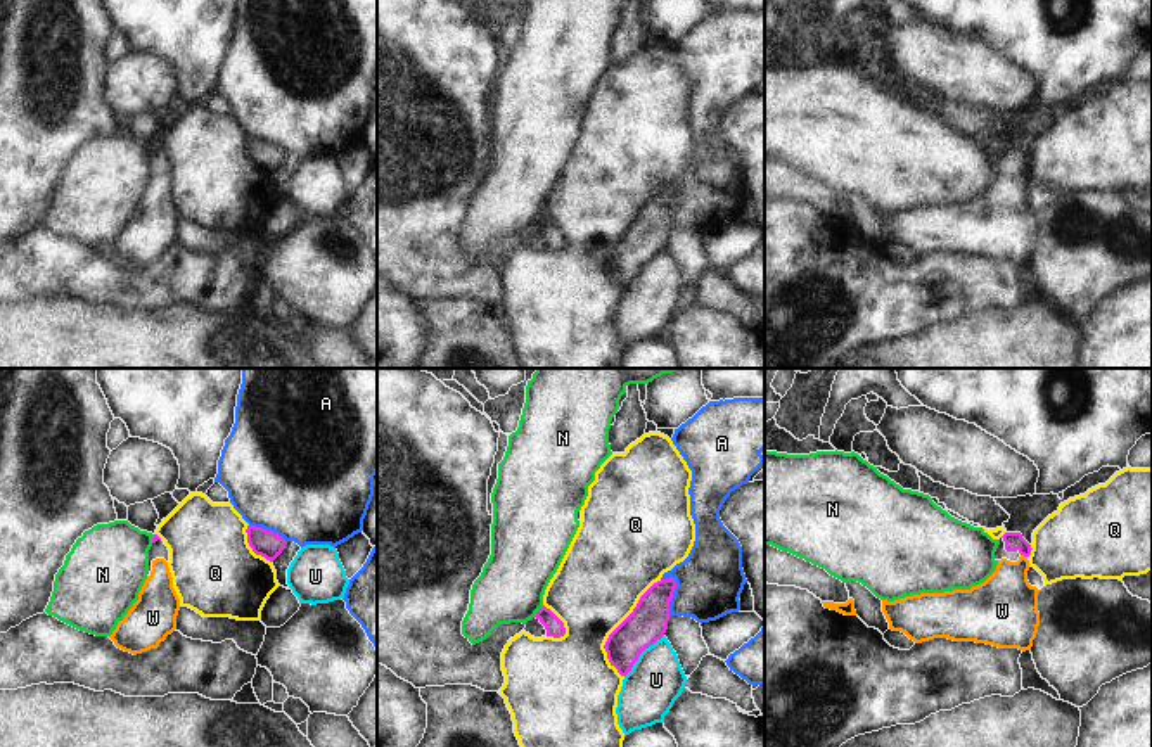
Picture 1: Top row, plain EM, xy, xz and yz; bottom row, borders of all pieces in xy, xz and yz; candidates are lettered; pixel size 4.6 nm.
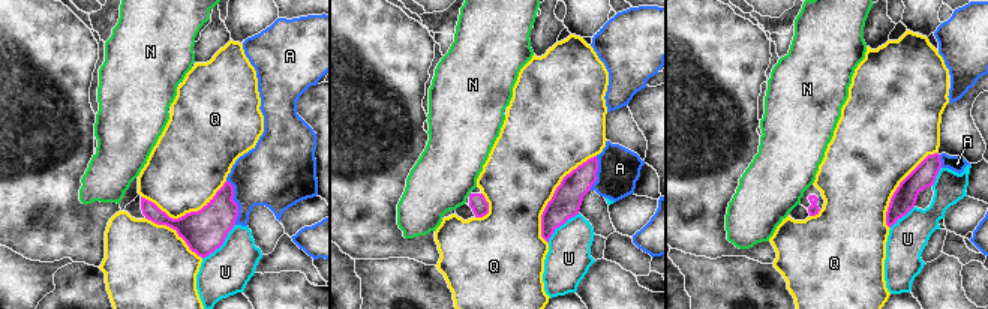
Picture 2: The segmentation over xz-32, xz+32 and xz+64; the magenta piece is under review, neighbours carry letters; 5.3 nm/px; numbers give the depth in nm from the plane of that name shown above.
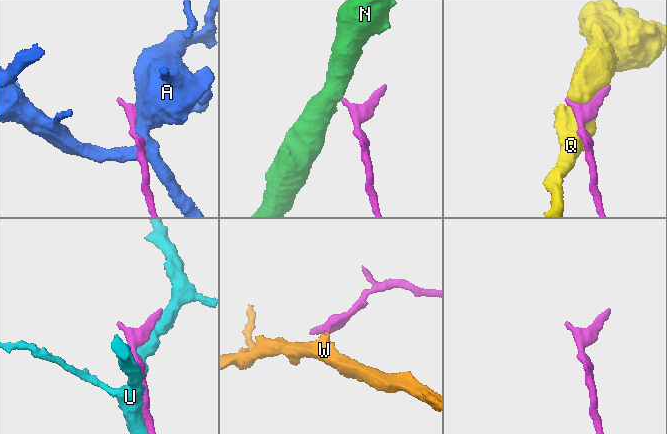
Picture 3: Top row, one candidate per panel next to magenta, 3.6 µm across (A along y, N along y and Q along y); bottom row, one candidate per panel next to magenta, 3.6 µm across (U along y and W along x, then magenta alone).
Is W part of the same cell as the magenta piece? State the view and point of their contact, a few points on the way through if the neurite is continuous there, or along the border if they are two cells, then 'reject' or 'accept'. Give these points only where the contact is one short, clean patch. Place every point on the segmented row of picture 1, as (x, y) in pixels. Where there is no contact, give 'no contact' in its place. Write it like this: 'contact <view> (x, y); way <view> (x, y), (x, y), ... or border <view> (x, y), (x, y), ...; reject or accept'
contact yz (1024, 555); way yz (1014, 542), (1024, 555), (1009, 581), (1005, 606); accept

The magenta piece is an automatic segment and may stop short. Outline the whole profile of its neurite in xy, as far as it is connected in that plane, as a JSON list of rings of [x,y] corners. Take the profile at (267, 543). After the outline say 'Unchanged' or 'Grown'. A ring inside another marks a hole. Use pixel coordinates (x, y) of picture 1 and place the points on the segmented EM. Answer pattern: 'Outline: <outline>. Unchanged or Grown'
Outline: [[[247,526],[246,533],[247,543],[253,548],[253,552],[256,555],[265,557],[270,562],[273,562],[287,545],[287,541],[282,536],[263,527]]]. Unchanged

